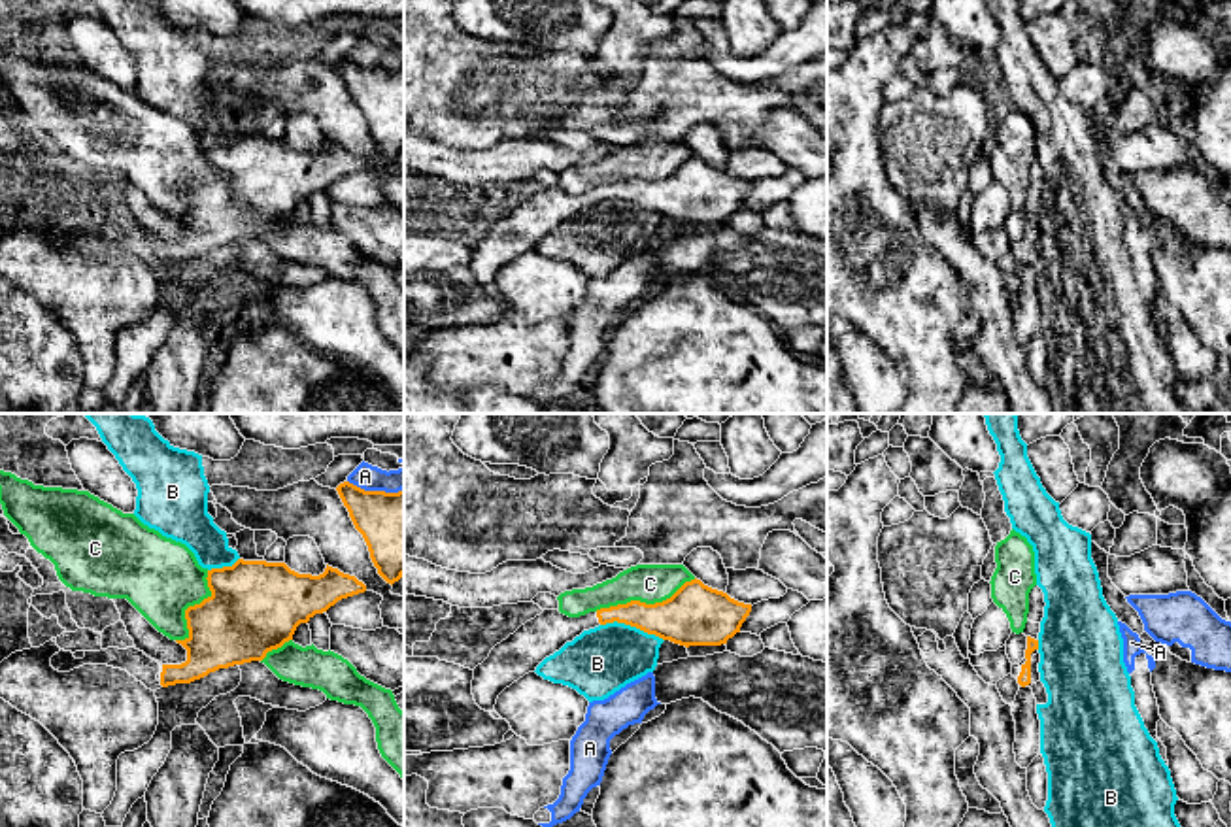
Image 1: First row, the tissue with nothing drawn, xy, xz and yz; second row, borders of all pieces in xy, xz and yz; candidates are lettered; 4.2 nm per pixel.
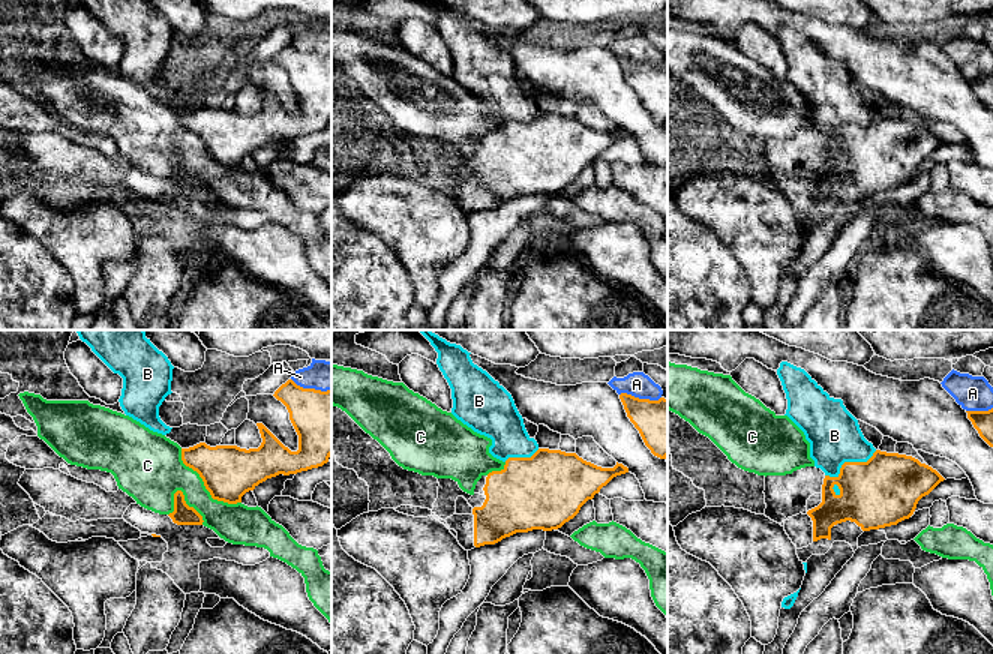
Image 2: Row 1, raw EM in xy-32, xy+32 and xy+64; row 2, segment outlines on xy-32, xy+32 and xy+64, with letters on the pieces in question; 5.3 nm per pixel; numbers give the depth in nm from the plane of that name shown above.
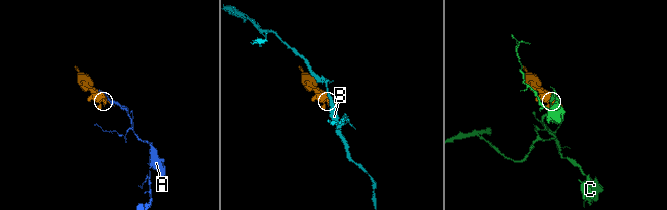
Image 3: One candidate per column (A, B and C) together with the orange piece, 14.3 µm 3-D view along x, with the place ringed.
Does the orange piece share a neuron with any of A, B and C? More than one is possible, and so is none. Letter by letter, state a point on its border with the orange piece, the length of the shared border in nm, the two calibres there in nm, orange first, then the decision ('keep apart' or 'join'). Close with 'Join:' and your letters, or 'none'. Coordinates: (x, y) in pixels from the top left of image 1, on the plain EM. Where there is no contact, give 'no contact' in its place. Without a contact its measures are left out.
A: xy (376, 68) | 240 nm | 320/110 nm | keep apart
B: xz (633, 202) | 280 nm | 240/280 nm | keep apart
C: xz (644, 180) | 460 nm | 260/170 nm | keep apart
Join: none

